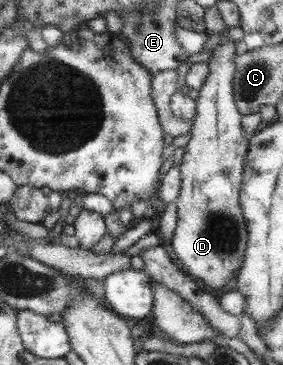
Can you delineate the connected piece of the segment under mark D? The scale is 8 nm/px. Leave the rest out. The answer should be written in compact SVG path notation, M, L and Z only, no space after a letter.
M228 42L221 44L212 52L212 58L207 63L208 76L199 88L196 100L196 112L193 116L189 133L190 139L183 147L179 175L181 187L175 200L176 226L170 245L178 263L185 268L193 278L200 280L210 290L222 290L234 276L234 272L243 266L243 256L247 248L247 225L243 211L239 205L239 191L242 187L243 162L246 158L249 138L242 128L242 114L235 107L233 78L235 72L234 46Z

